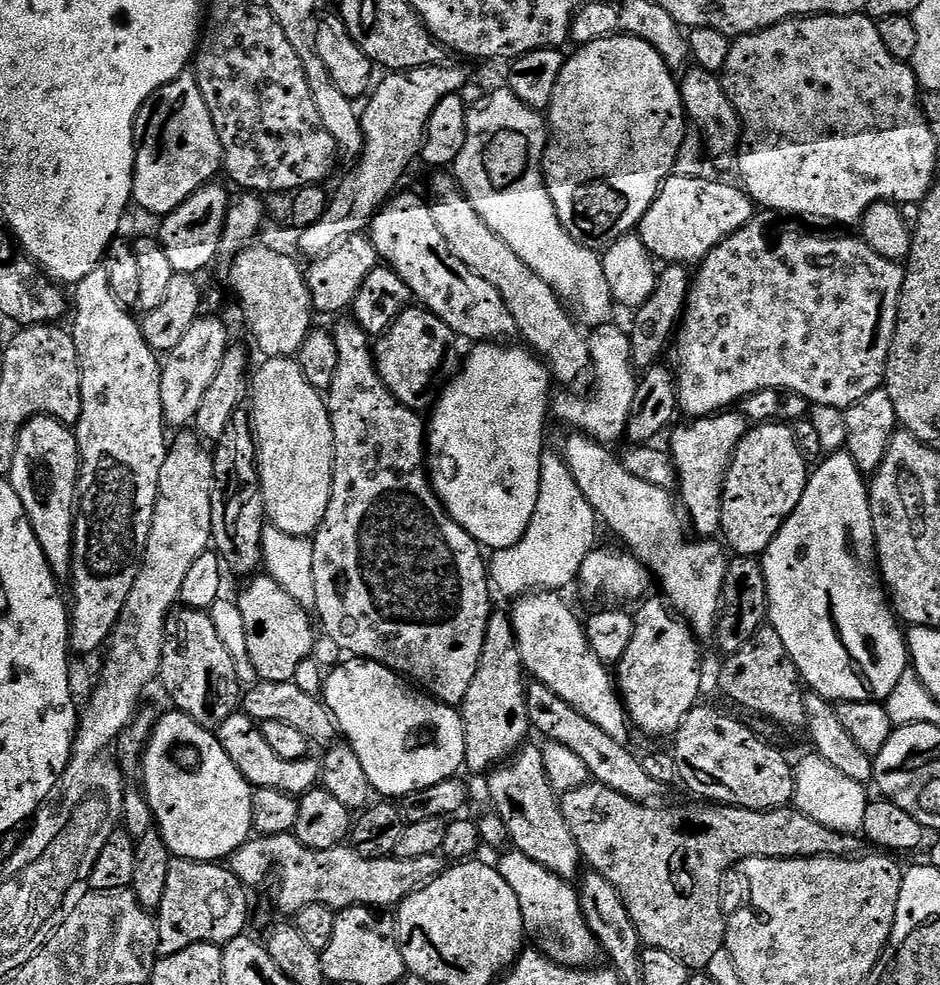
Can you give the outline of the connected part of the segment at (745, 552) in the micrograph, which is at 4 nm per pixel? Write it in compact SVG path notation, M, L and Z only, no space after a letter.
M767 422L749 427L724 479L720 532L727 547L738 556L759 557L764 553L788 515L802 502L809 475L809 461L798 450L787 423Z

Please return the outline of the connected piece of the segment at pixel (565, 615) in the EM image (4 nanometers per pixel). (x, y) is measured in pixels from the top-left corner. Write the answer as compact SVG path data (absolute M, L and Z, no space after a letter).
M533 590L525 592L510 608L524 671L570 702L570 706L590 718L590 722L602 726L610 738L627 741L630 716L625 711L613 673L609 665L603 664L598 654L594 654L581 617L576 617L571 606L560 596L563 595L556 590Z

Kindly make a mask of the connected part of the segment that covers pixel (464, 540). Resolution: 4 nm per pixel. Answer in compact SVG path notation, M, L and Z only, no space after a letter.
M345 318L337 328L334 328L334 335L338 346L338 370L334 370L334 382L326 393L330 426L334 430L334 462L330 506L326 506L326 518L322 518L322 526L315 532L312 540L316 599L314 612L323 635L338 642L341 653L352 658L377 660L379 664L384 664L392 671L403 674L409 681L427 690L443 704L456 706L466 698L466 690L470 690L470 682L474 682L474 674L478 674L478 662L482 658L482 642L486 642L486 626L494 611L493 593L490 591L490 568L486 563L486 556L483 556L485 553L481 545L477 544L475 538L466 530L462 530L462 526L458 526L454 518L450 518L444 504L436 497L426 467L425 421L423 419L420 421L421 413L417 409L407 408L402 402L398 402L398 398L394 398L394 394L390 394L390 390L382 382L376 369L368 333L359 328L355 320Z

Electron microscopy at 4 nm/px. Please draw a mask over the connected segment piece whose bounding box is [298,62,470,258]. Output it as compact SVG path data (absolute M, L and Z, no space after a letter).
M448 63L427 64L421 68L408 68L405 72L389 71L385 75L388 77L377 88L375 85L371 89L370 95L367 97L368 105L360 112L360 129L364 135L364 148L358 153L360 165L337 186L336 193L334 191L331 193L322 216L308 228L299 229L300 248L308 255L308 258L321 256L342 238L363 233L372 217L389 199L390 194L397 191L396 183L403 178L404 171L412 164L412 159L415 161L419 157L421 145L424 142L424 127L430 114L434 112L438 102L442 102L442 98L459 93L464 85L469 83L470 76L466 69Z

